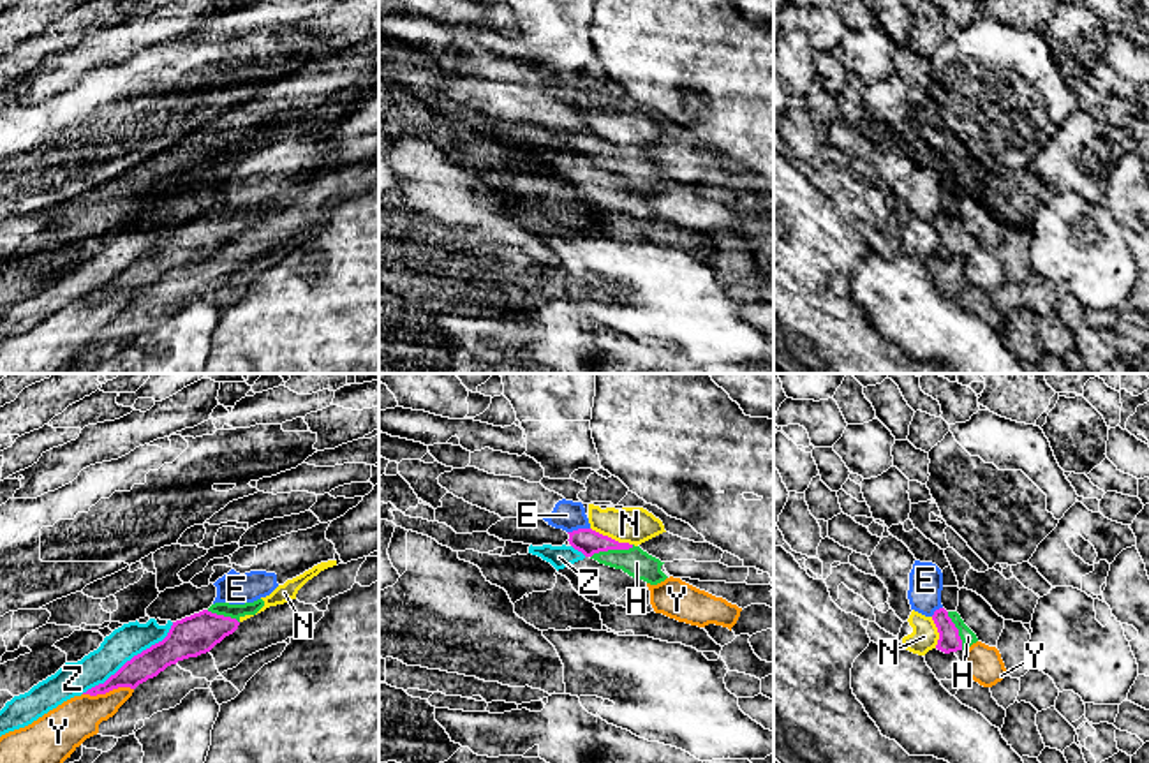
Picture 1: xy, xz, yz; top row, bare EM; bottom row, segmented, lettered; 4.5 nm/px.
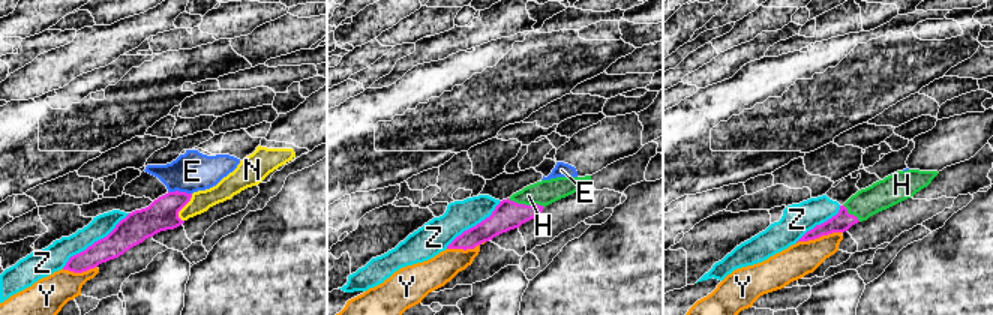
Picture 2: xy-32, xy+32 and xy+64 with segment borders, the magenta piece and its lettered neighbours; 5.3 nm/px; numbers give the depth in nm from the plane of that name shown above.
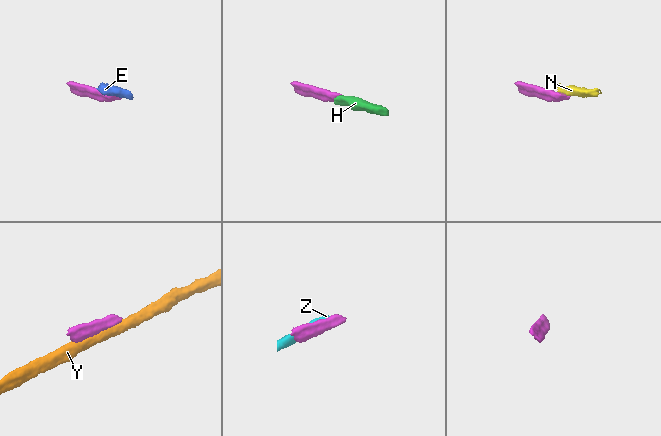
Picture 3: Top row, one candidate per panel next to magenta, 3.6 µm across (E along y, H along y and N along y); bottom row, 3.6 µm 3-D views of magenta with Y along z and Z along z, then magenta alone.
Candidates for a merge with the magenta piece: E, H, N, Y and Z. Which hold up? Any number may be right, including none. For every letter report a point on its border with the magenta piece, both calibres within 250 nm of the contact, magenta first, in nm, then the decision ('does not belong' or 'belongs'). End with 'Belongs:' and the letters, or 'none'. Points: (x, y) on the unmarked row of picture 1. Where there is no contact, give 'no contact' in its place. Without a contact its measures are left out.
E: contact xz (578, 134); calibres 120 and 140 nm; does not belong
H: contact xz (612, 154); calibres 120 and 130 nm; belongs
N: contact xz (610, 143); calibres 120 and 170 nm; does not belong
Y: contact xy (108, 296); calibres 130 and 200 nm; does not belong
Z: contact xy (131, 265); calibres 160 and 150 nm; does not belong
Belongs: H

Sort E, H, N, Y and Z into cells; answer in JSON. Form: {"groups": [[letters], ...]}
{"groups": [["E"], ["H"], ["N"], ["Y"], ["Z"]]}

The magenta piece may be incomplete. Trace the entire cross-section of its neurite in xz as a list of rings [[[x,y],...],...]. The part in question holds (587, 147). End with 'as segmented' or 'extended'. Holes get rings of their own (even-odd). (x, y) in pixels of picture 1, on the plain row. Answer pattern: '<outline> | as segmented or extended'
[[[578,134],[567,139],[567,146],[574,155],[582,157],[585,162],[597,166],[599,169],[622,174],[629,181],[643,185],[650,190],[657,190],[668,183],[661,176],[661,171],[664,167],[649,160],[640,152],[619,148],[592,134]]] | extended

